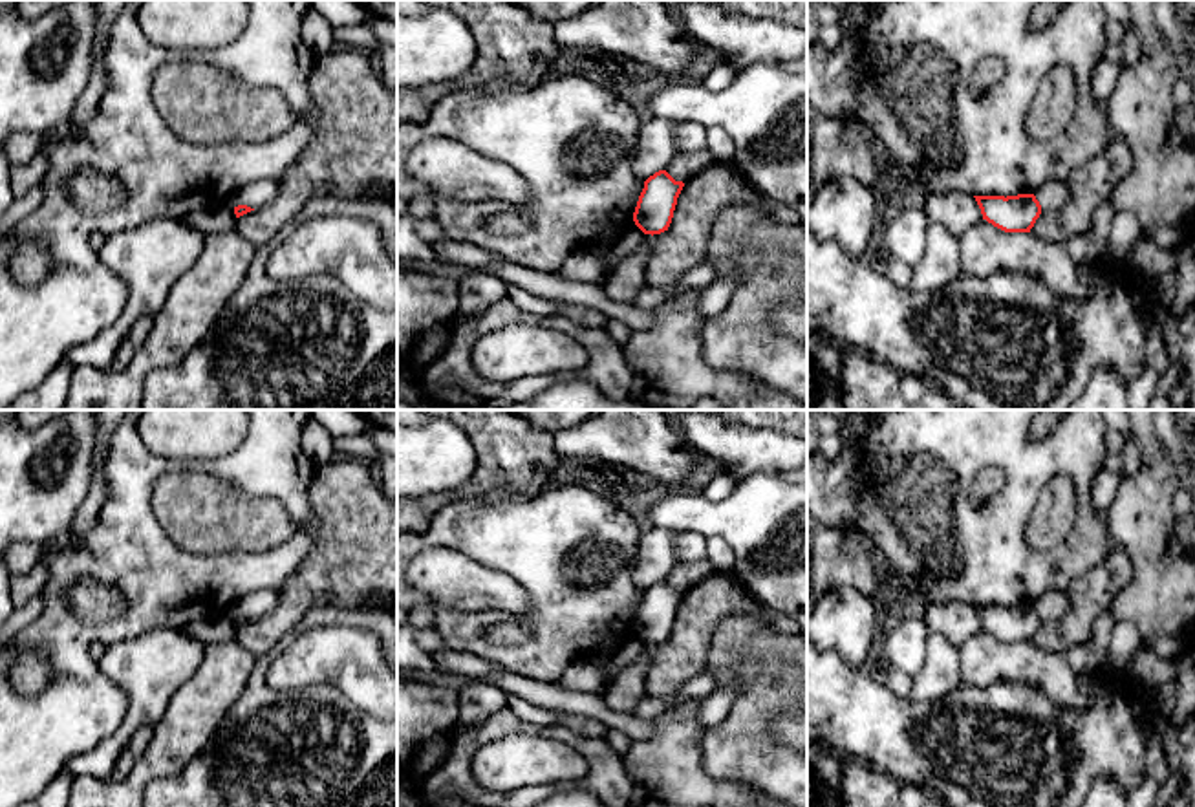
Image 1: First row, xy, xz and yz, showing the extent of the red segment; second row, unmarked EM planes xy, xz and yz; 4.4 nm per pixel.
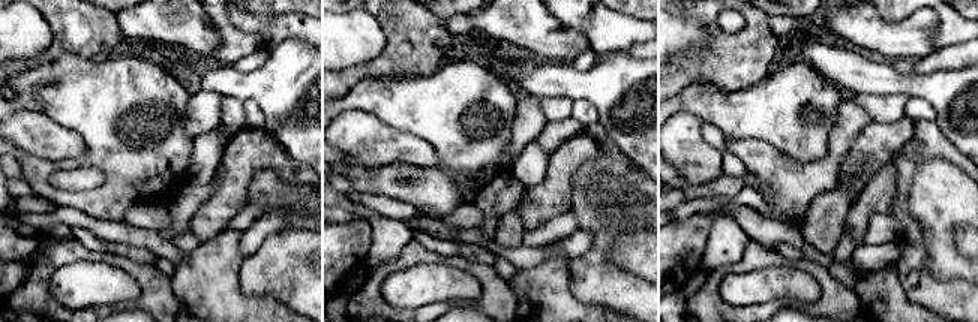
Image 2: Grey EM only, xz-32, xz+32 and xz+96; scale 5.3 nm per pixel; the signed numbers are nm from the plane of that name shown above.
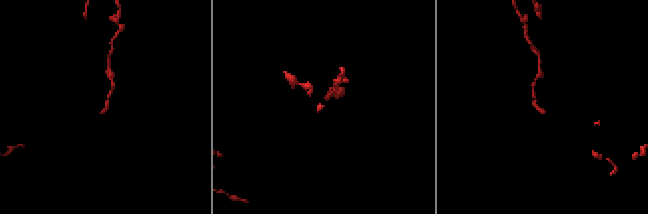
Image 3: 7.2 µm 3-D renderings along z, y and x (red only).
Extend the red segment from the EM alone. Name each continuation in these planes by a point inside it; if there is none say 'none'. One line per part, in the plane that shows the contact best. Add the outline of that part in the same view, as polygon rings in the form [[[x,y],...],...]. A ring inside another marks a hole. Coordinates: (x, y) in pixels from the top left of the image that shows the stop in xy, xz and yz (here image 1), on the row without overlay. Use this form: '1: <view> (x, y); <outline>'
none

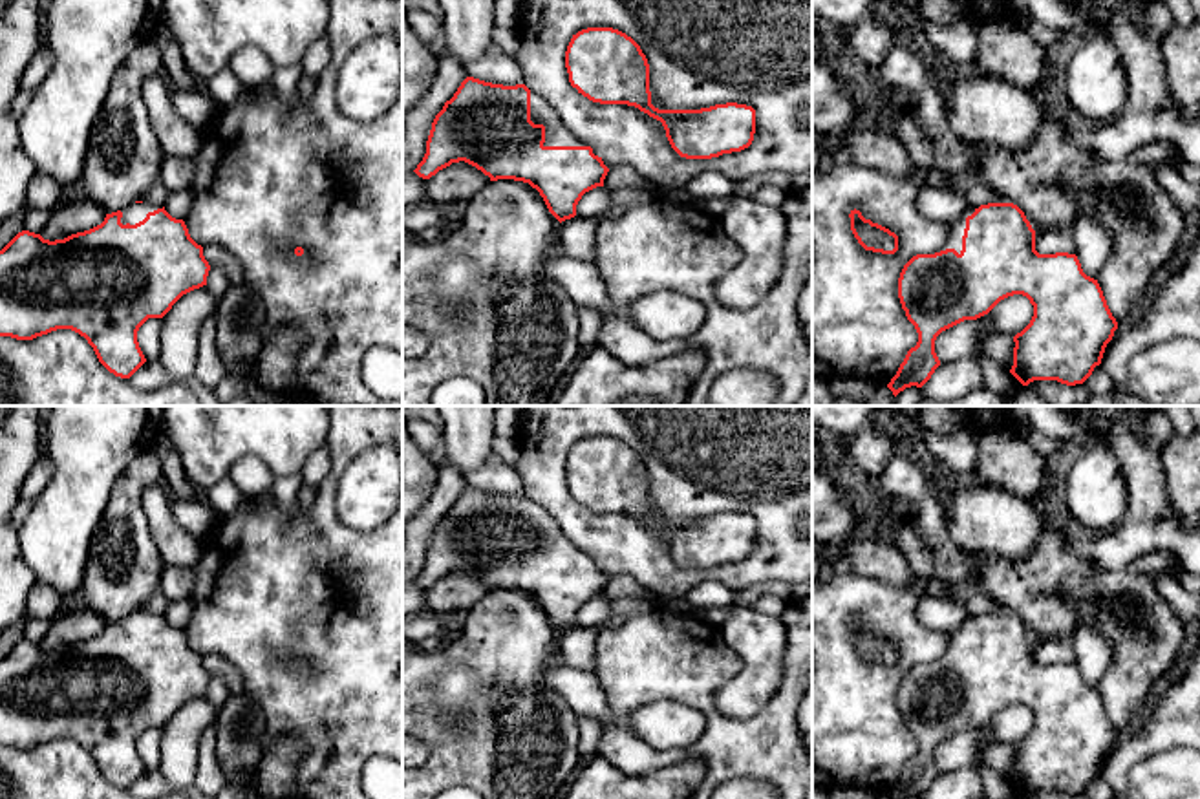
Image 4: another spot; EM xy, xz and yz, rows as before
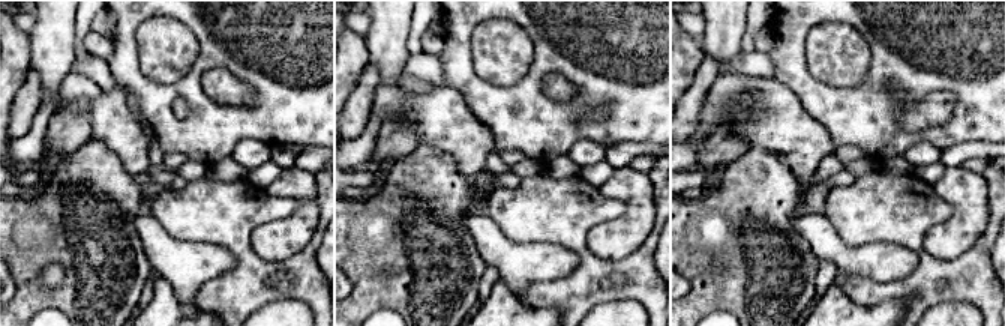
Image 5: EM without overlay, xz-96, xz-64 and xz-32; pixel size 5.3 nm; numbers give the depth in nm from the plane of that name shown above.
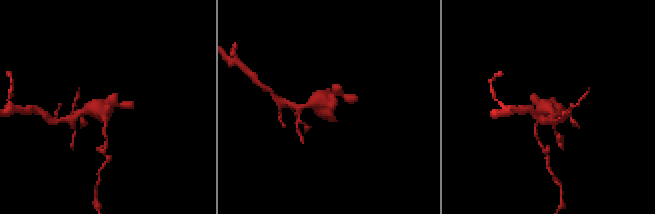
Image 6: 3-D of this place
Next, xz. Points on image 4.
1: xz (542, 522); [[[530,501],[530,530],[545,536],[543,556],[587,556],[587,552],[565,539],[554,516],[534,501]]]

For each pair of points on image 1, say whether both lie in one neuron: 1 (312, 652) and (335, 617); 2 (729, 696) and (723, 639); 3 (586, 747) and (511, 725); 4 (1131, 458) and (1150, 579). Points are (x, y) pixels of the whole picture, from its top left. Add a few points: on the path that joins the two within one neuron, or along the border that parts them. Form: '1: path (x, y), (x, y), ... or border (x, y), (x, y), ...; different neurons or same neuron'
1: border (348, 624), (304, 630); different neurons
2: border (731, 677), (718, 690); different neurons
3: path (568, 736), (557, 731), (529, 727); same neuron
4: border (1133, 440), (1139, 447), (1139, 469), (1130, 476); different neurons

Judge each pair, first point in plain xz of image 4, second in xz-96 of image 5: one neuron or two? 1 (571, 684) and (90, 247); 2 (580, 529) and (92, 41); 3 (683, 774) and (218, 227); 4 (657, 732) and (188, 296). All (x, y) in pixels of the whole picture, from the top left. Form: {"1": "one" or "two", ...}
{"1": "two", "2": "two", "3": "two", "4": "one"}

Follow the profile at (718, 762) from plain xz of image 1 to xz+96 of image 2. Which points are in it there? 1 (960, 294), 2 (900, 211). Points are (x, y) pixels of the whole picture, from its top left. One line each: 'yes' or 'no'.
1: yes
2: yes

